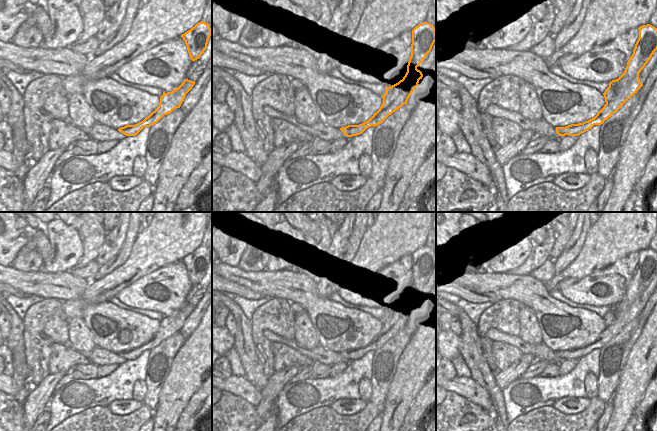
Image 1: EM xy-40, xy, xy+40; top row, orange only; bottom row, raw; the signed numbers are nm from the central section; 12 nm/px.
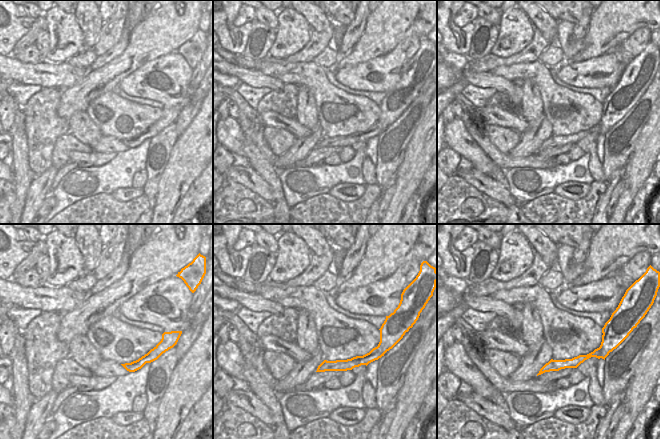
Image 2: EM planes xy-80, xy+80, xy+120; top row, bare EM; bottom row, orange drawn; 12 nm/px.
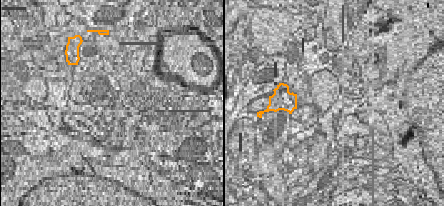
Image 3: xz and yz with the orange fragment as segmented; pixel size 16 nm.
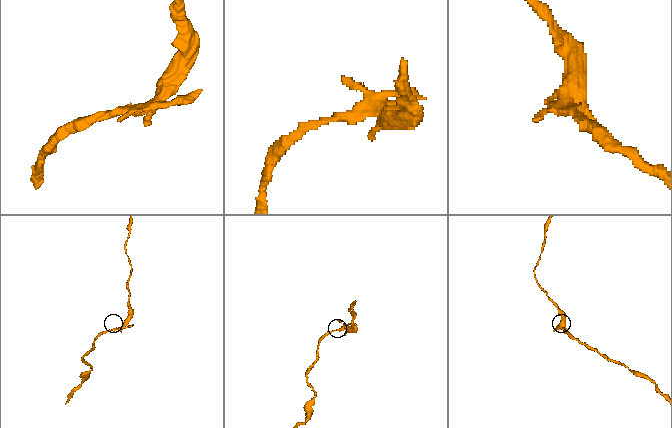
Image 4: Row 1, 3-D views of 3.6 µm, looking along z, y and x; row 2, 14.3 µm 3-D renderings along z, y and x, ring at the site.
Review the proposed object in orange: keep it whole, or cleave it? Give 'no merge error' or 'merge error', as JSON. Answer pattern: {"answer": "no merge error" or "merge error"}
{"answer": "merge error"}

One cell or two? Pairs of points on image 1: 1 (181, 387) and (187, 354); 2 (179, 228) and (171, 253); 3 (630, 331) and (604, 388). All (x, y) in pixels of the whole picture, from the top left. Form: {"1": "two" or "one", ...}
{"1": "one", "2": "one", "3": "one"}

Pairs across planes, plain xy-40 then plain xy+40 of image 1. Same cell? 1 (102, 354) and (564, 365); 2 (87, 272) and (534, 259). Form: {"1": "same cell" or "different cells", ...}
{"1": "different cells", "2": "different cells"}

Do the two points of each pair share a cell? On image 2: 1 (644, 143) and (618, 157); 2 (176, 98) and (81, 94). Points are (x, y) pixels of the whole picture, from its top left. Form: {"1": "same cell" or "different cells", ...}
{"1": "different cells", "2": "different cells"}

